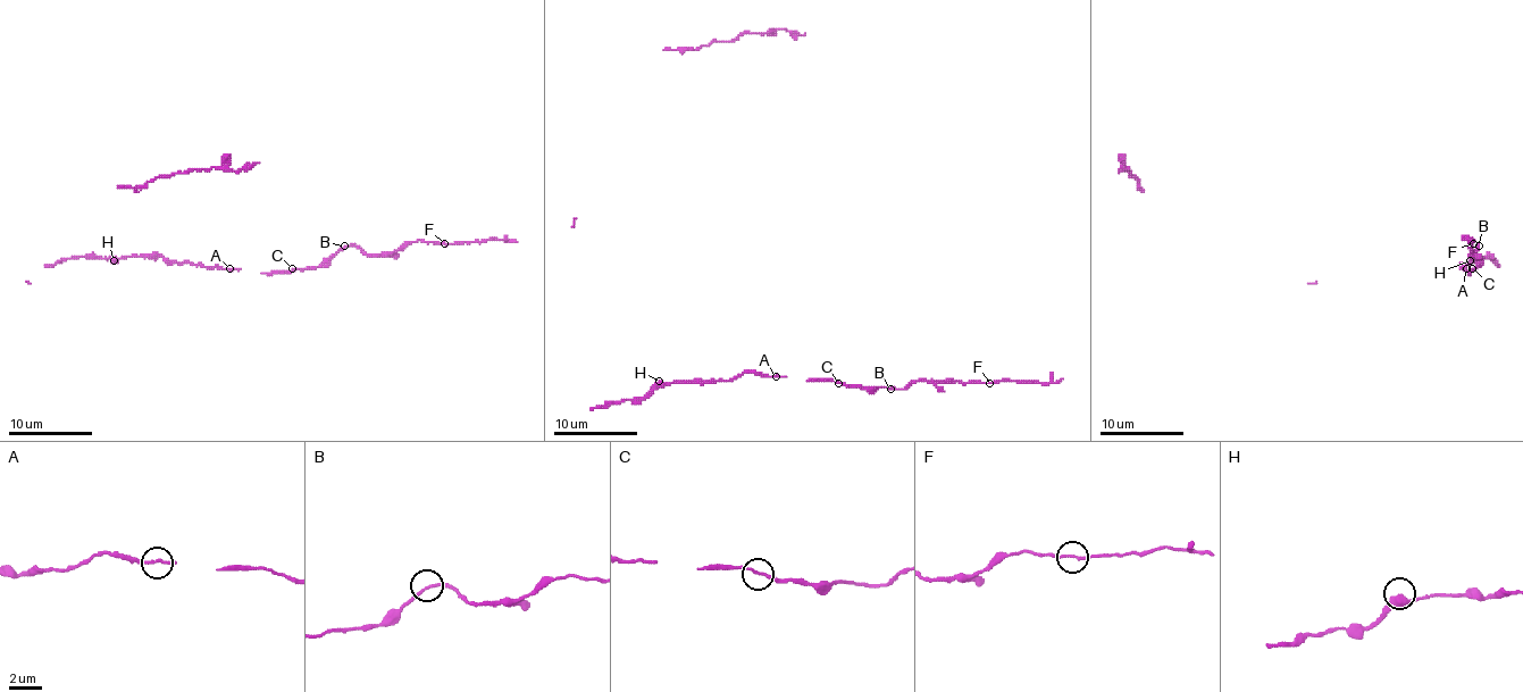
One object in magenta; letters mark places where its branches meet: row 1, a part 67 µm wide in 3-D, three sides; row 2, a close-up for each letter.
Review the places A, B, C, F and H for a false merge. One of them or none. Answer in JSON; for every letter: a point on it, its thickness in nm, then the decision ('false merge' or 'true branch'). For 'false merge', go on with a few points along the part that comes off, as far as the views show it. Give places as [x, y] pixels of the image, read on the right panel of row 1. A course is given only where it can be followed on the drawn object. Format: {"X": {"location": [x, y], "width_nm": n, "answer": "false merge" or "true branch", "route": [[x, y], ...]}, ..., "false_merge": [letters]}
{"A": {"location": [1466, 268], "width_nm": 240, "answer": "true branch"}, "B": {"location": [1479, 246], "width_nm": 160, "answer": "true branch"}, "C": {"location": [1472, 268], "width_nm": 160, "answer": "true branch"}, "F": {"location": [1473, 243], "width_nm": 160, "answer": "false merge"}, "H": {"location": [1470, 260], "width_nm": 440, "answer": "true branch"}, "false_merge": ["F"]}

